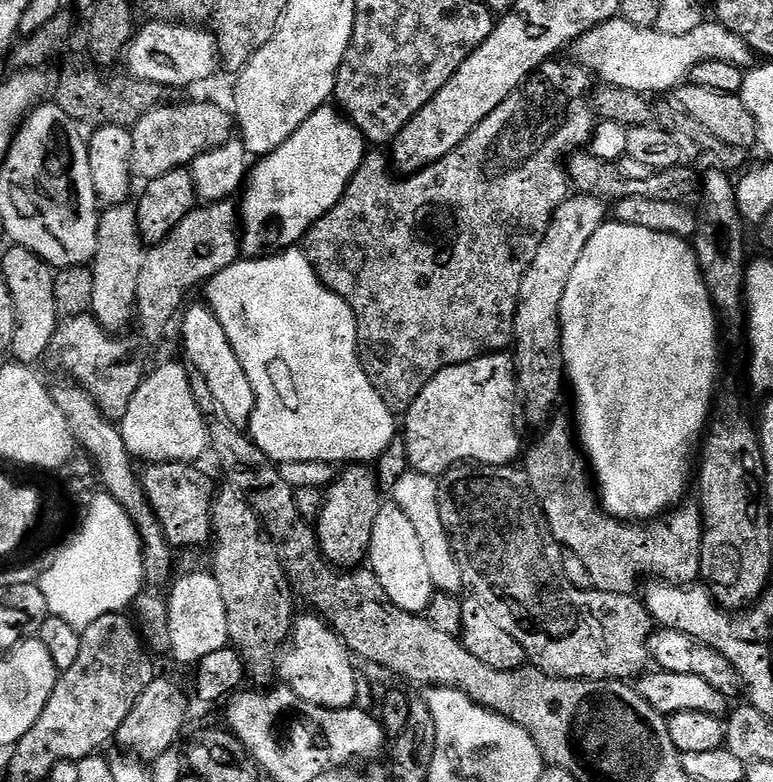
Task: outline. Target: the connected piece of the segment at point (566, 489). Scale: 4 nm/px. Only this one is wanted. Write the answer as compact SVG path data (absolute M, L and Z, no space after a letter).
M556 414L539 433L540 438L532 449L527 449L522 460L522 470L532 481L532 489L548 519L550 530L558 543L567 551L582 558L583 564L590 570L593 589L610 594L633 595L643 576L659 578L669 584L692 586L701 579L702 542L704 538L704 514L695 503L681 503L671 512L651 521L629 522L619 520L605 510L600 503L597 485L590 471L590 465L578 443L578 432L573 421Z

